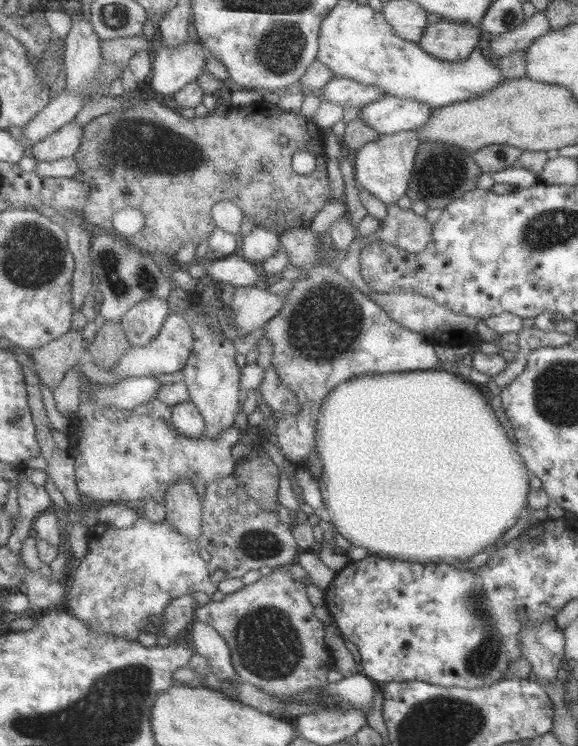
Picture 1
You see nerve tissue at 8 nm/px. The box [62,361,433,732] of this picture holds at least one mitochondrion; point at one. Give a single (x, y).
(266, 642)

